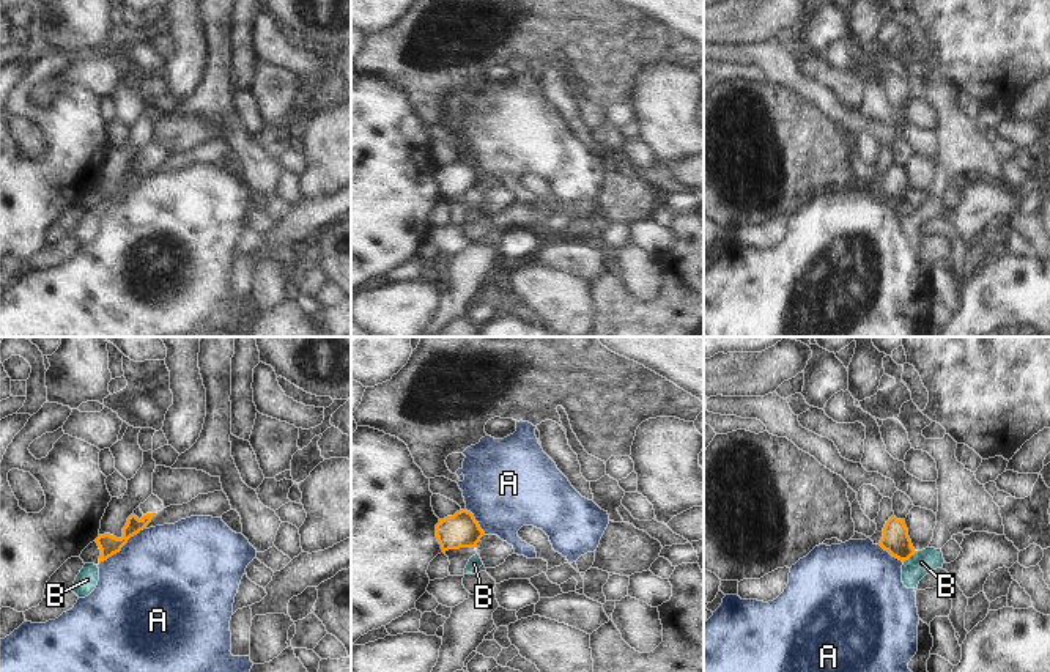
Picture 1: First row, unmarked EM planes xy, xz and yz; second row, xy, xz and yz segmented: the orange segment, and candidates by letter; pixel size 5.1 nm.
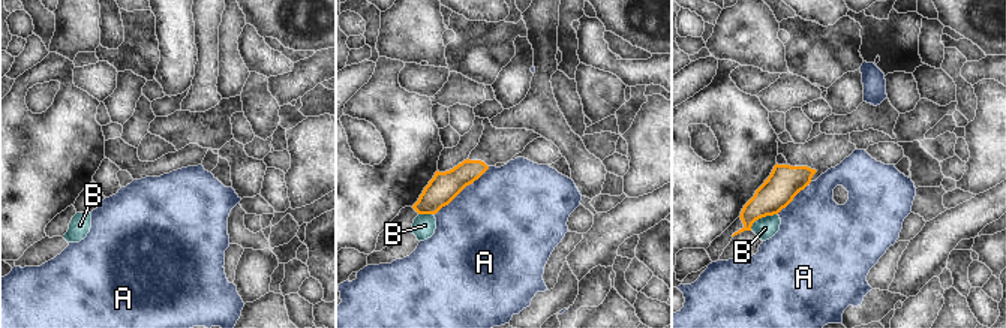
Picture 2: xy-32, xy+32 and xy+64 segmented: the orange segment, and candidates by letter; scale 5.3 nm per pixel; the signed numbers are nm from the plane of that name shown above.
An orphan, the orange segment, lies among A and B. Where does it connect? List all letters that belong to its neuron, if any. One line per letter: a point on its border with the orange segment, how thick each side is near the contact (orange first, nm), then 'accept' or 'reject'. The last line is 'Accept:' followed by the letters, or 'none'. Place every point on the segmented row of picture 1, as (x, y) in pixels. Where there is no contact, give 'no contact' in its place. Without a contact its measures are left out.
A: xy (122, 546) | 110/500 nm | reject
B: yz (910, 556) | 140/120 nm | reject
Accept: none

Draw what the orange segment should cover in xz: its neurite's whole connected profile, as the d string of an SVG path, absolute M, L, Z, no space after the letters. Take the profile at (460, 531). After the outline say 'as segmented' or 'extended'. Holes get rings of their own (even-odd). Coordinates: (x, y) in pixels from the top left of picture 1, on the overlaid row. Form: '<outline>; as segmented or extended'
M460 510L453 516L439 519L436 524L436 537L442 552L449 549L475 548L483 535L485 532L468 510Z; as segmented

